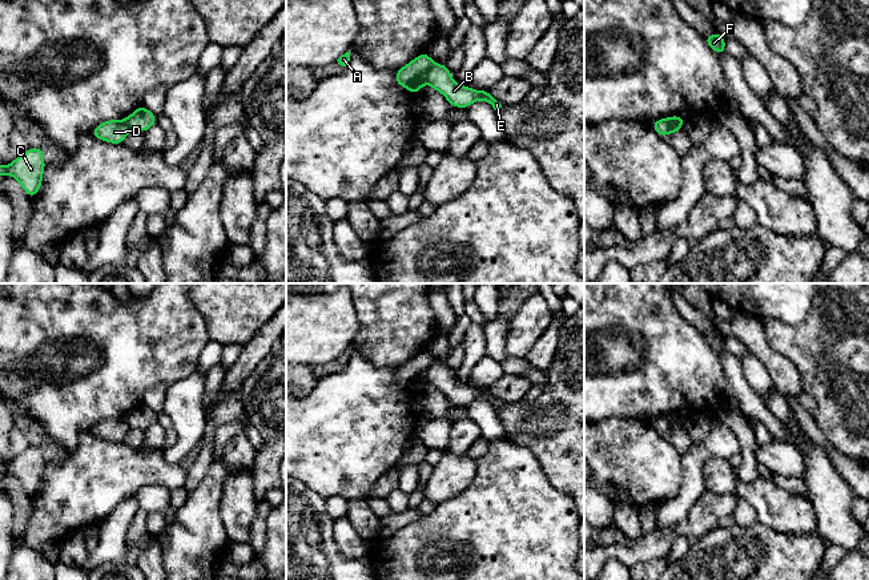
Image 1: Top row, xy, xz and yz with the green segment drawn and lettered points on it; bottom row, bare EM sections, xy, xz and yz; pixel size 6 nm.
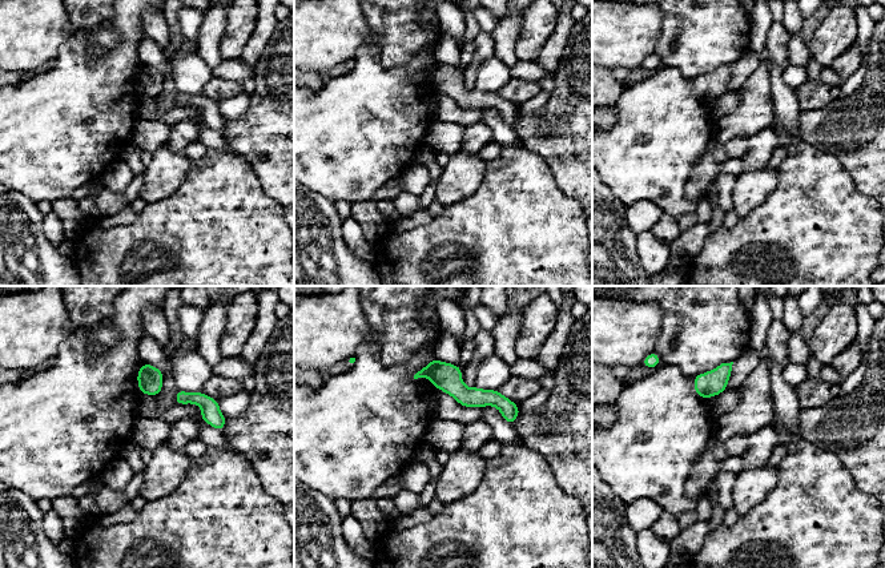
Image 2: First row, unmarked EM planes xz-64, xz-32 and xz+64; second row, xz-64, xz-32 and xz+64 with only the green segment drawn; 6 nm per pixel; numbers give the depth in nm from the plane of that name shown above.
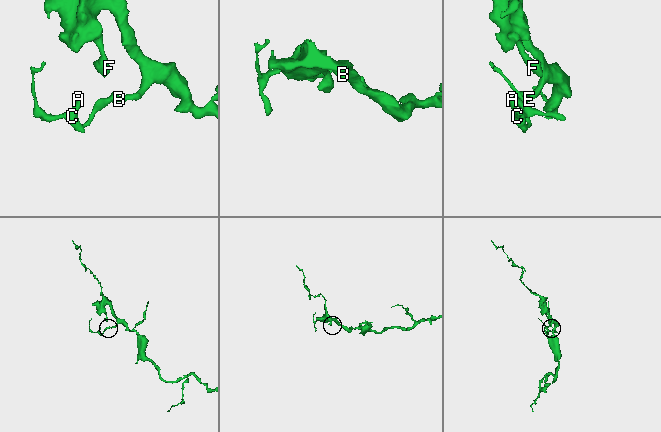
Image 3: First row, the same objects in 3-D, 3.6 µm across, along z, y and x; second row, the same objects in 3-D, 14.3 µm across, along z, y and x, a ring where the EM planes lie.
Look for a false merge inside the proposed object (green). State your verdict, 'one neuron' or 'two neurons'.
two neurons

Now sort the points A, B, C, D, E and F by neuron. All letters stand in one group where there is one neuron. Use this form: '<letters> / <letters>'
A C D / B E F

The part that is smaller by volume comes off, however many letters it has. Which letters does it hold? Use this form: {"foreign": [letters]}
{"foreign": ["A", "C", "D"]}

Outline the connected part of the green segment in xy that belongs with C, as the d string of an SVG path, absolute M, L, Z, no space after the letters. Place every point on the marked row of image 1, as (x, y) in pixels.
M29 148L9 165L0 165L0 177L9 174L21 185L28 197L33 197L40 192L44 169L45 161L43 149Z

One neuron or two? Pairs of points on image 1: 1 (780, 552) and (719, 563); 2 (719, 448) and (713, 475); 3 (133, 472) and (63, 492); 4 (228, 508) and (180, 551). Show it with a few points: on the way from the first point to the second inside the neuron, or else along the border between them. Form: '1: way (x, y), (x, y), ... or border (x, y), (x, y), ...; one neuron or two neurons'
1: way (765, 563), (733, 563); one neuron
2: border (727, 458), (711, 458), (705, 463), (705, 487); two neurons
3: way (116, 472), (99, 474), (80, 487); one neuron
4: border (222, 484), (220, 518), (230, 540); two neurons

